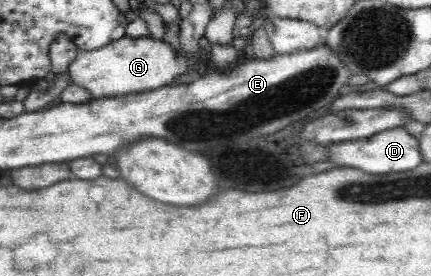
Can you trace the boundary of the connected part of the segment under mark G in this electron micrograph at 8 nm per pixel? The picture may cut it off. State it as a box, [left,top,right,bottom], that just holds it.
[66,35,186,100]

